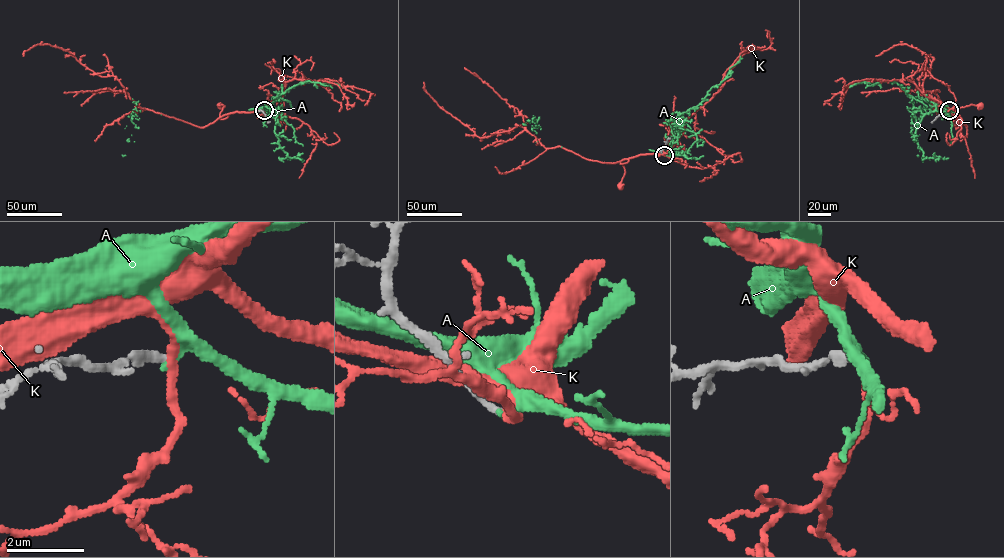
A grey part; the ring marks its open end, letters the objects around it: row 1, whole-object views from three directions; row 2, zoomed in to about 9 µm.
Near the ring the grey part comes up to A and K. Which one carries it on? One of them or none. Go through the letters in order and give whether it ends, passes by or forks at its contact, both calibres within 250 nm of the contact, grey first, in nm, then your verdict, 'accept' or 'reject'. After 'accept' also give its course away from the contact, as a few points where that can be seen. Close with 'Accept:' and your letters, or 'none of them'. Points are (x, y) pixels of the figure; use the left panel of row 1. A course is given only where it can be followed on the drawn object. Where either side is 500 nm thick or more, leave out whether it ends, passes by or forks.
A: it ends | 200/190 nm | reject
K: it passes by | 200/200 nm | reject
Accept: none of them

